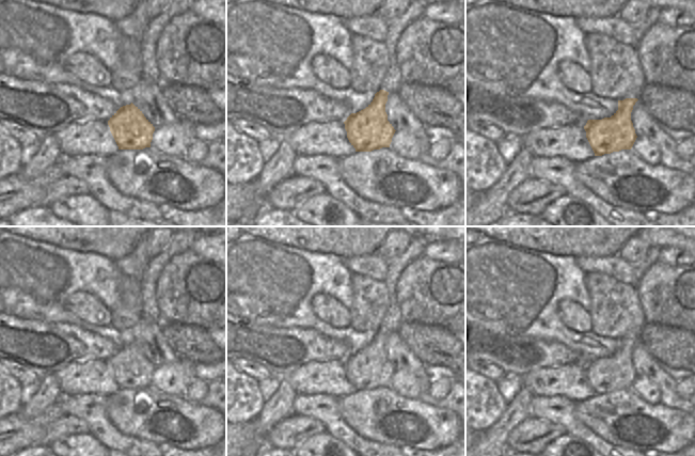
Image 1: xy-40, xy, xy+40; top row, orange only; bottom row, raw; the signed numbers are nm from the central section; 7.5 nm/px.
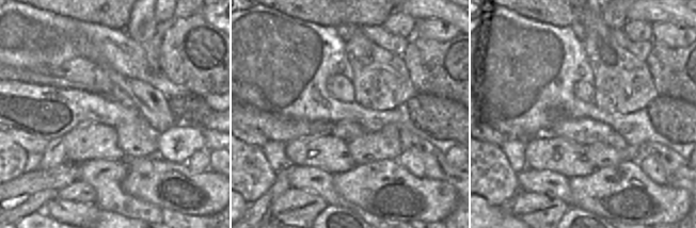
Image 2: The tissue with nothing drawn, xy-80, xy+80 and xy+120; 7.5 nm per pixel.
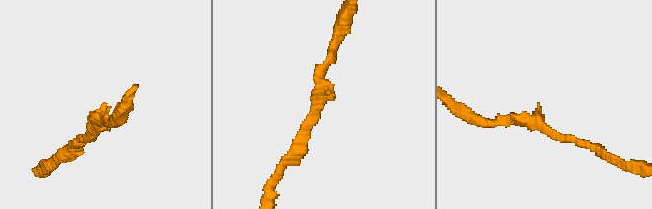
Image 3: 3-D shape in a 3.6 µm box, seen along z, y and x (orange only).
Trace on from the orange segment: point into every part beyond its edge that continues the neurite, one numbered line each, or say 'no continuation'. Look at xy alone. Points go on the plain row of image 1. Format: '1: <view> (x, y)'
1: xy (415, 248)

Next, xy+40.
no continuation

